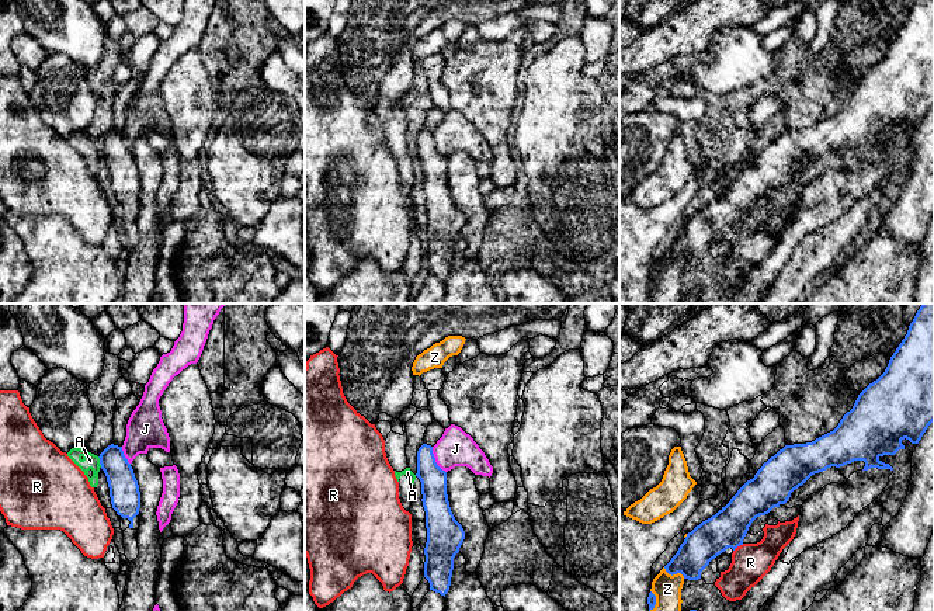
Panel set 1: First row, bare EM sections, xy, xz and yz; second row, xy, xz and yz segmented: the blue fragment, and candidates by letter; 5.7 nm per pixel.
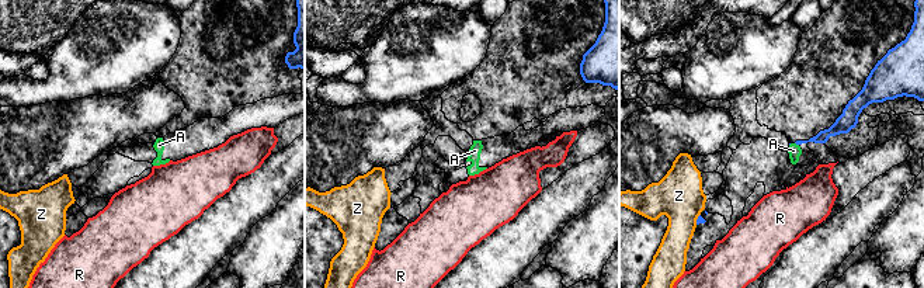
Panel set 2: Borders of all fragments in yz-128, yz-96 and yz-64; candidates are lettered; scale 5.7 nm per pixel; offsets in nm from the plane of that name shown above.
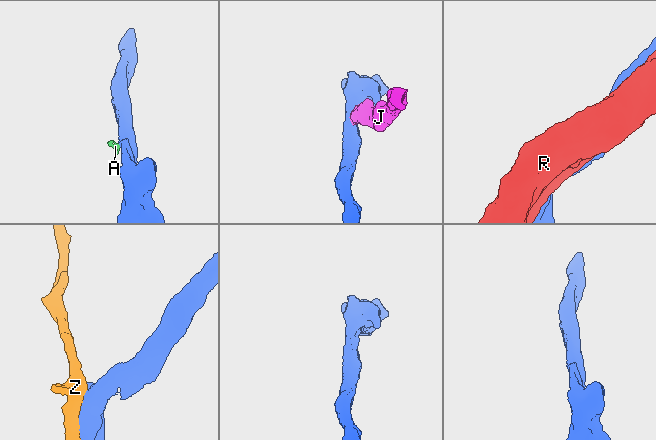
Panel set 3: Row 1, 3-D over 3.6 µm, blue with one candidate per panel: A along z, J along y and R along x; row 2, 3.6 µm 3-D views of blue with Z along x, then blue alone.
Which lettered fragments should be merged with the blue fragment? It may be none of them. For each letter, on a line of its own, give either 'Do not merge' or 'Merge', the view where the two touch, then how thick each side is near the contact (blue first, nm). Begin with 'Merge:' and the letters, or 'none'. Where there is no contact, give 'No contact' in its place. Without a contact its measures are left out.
Merge: none
A: Do not merge. Touches blue in xy. Thickness 180 nm (blue) against 90 nm
J: Do not merge. Touches blue in xz. Thickness 150 nm (blue) against 200 nm
R: Do not merge. Touches blue in yz. Thickness 220 nm (blue) against 220 nm
Z: Do not merge. Touches blue in yz. Thickness 200 nm (blue) against 160 nm

